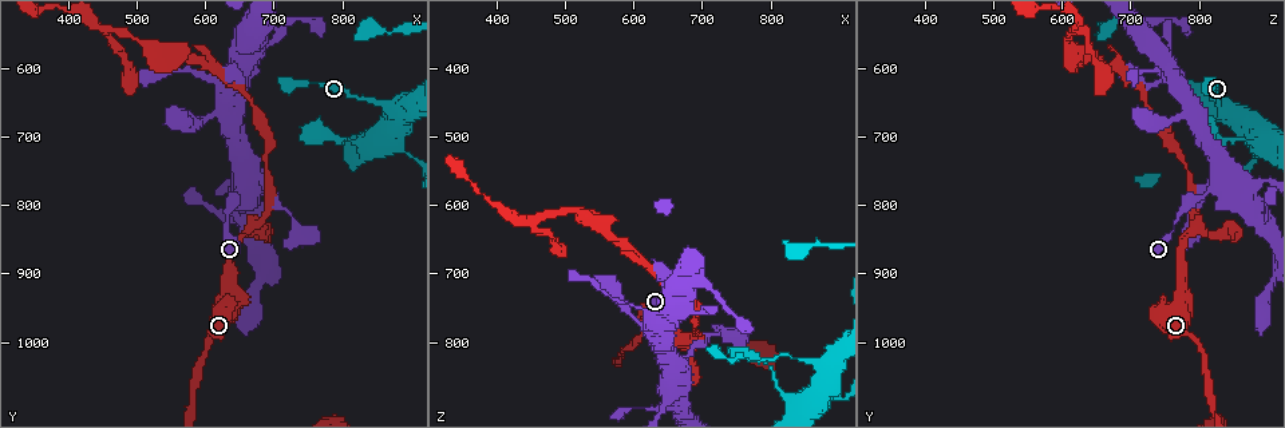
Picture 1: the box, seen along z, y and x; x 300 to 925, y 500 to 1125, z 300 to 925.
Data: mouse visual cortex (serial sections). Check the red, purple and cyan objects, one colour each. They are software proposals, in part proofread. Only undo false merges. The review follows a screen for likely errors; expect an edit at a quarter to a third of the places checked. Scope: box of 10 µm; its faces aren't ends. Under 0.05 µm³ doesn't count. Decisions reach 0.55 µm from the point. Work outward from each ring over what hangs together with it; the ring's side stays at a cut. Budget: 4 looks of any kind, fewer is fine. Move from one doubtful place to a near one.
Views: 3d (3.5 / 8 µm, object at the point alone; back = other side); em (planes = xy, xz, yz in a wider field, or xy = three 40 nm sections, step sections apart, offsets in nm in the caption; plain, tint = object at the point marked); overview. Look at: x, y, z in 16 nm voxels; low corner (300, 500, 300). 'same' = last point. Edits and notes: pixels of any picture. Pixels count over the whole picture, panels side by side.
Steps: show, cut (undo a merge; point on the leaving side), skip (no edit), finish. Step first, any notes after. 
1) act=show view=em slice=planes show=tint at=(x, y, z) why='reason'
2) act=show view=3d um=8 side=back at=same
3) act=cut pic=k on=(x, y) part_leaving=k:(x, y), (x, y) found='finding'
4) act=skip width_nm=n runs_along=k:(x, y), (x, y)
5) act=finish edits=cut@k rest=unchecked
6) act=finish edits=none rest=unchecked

act=show view=3d um=3.5 side=back at=(650, 770, 830) why='thin neck'

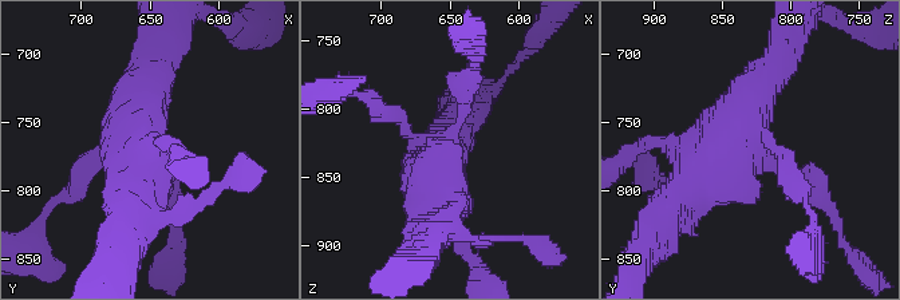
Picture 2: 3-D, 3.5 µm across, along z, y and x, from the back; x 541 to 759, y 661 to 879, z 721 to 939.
act=show view=em slice=planes show=tint at=same why='need the tissue'

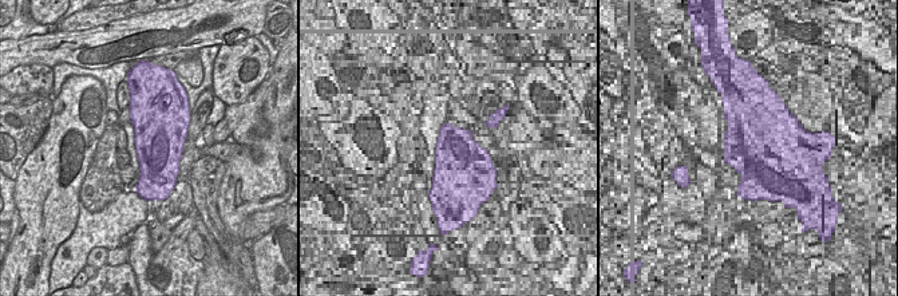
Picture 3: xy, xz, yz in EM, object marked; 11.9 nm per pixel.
act=skip width_nm=600 runs_along=2:(802, 181), (741, 131), (782, 52) found='one cell here'

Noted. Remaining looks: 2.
act=show view=3d um=3.5 at=(885, 715, 880) why='sudden change in width'

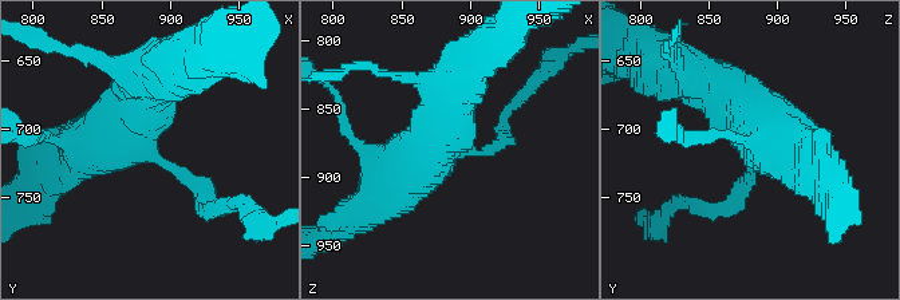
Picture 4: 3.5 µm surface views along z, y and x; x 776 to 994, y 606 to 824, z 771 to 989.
act=show view=em slice=xy step=3 show=tint at=same

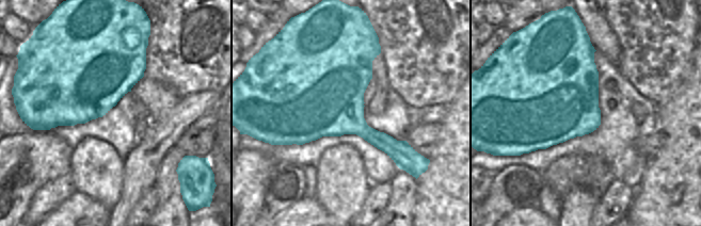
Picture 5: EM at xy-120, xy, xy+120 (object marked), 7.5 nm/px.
act=cut pic=4 on=(739, 192) found='a second cell is stuck on'

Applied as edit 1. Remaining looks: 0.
act=finish edits=cut@4 rest=unchecked

